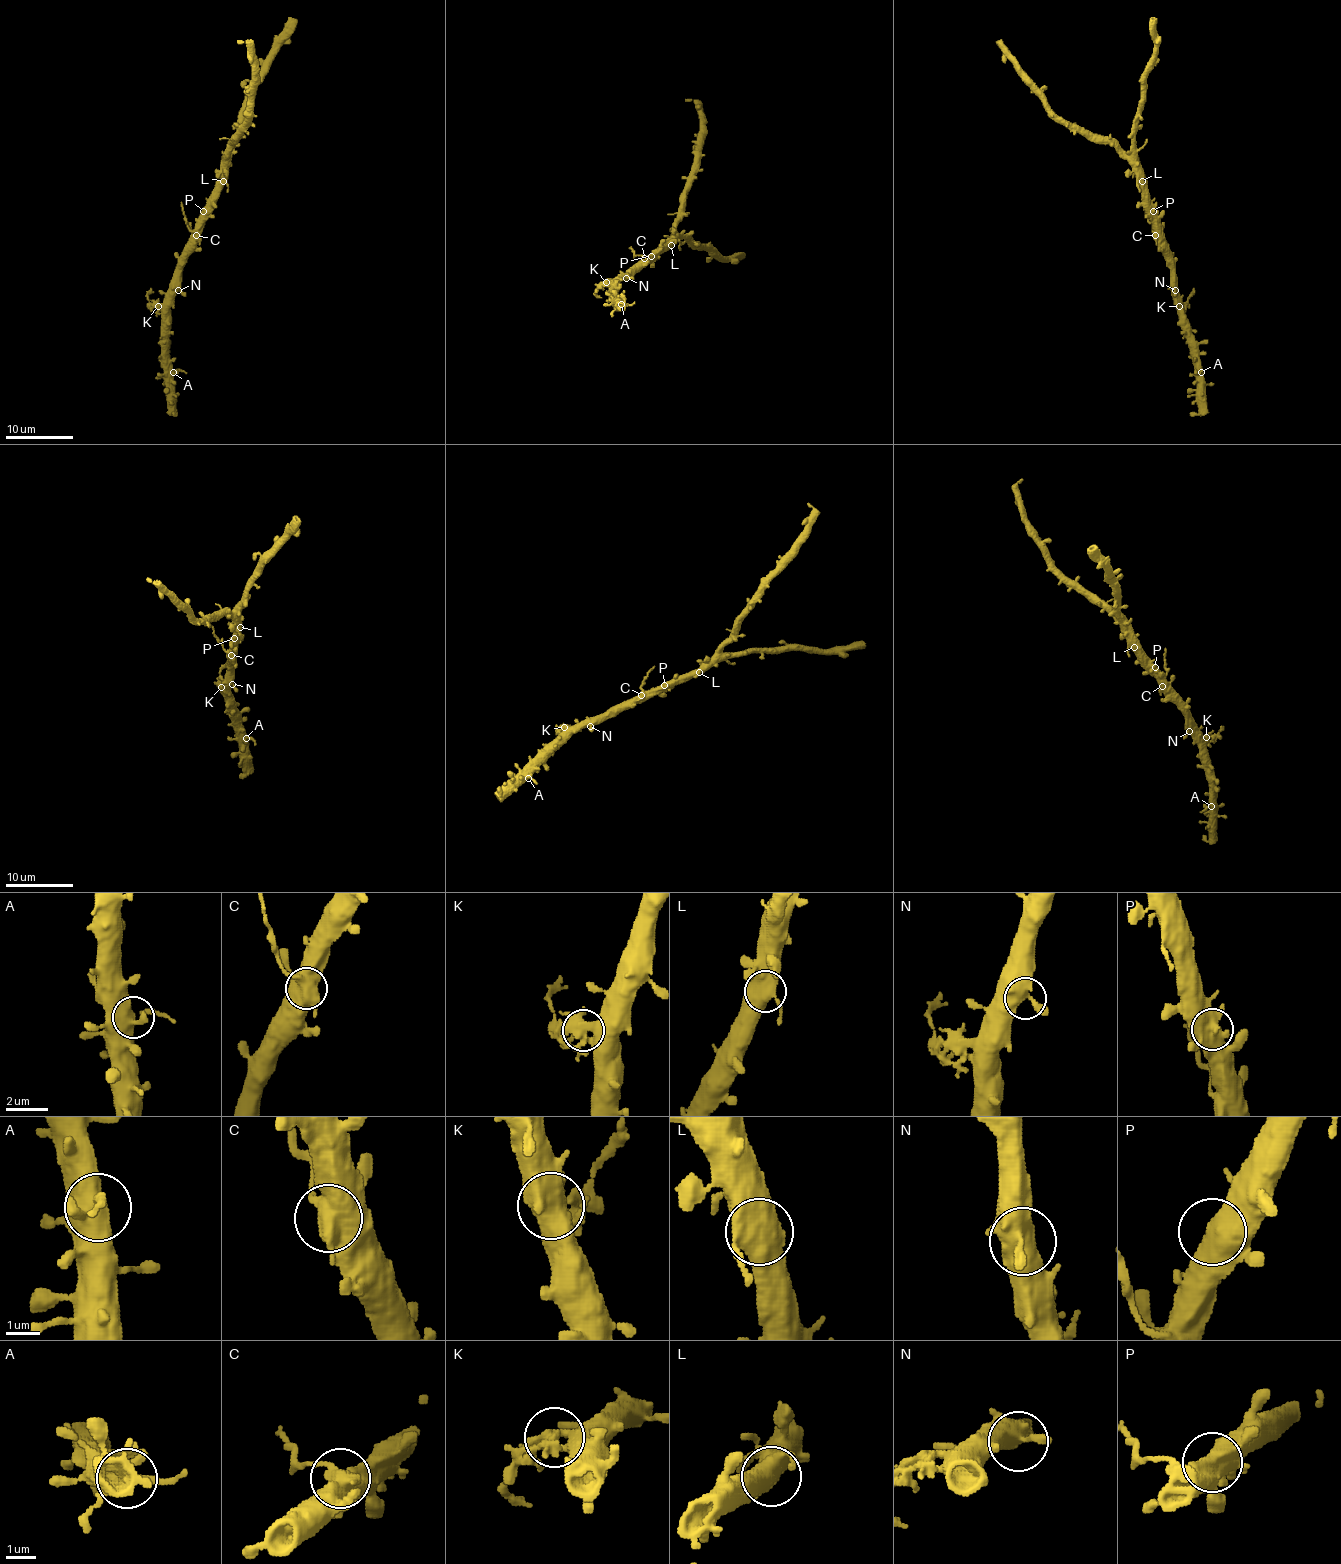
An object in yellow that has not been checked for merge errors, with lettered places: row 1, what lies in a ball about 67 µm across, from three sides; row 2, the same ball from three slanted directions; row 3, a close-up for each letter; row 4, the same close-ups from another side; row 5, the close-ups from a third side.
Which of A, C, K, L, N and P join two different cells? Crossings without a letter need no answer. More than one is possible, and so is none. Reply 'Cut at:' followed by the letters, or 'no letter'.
Cut at: C, K

